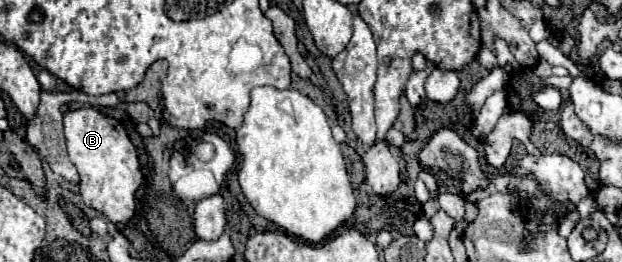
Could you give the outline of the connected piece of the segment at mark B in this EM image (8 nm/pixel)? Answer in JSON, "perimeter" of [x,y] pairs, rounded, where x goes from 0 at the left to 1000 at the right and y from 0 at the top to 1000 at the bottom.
{"perimeter":[[[145,405],[113,424],[109,469],[100,477],[109,592],[129,660],[132,767],[180,851],[204,851],[217,821],[217,737],[228,698],[228,653],[203,485]]]}

